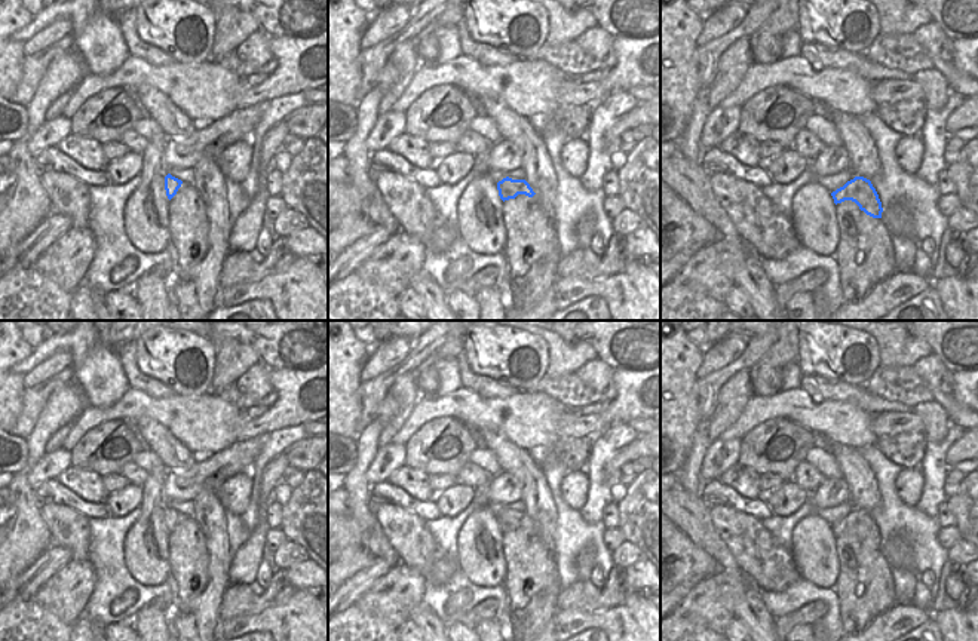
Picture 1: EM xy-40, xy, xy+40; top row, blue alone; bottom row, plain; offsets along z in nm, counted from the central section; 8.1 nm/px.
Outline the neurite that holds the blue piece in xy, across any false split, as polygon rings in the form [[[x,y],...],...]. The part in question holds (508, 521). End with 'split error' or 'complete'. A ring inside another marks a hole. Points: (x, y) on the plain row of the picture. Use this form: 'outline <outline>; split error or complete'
outline [[[509,509],[497,515],[497,522],[503,534],[515,531],[518,527],[525,527],[528,530],[536,527],[525,512],[512,512]]]; complete

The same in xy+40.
outline [[[855,509],[847,513],[843,519],[831,525],[834,536],[844,533],[855,534],[861,543],[873,550],[882,550],[882,534],[871,513],[864,509]]]; complete

